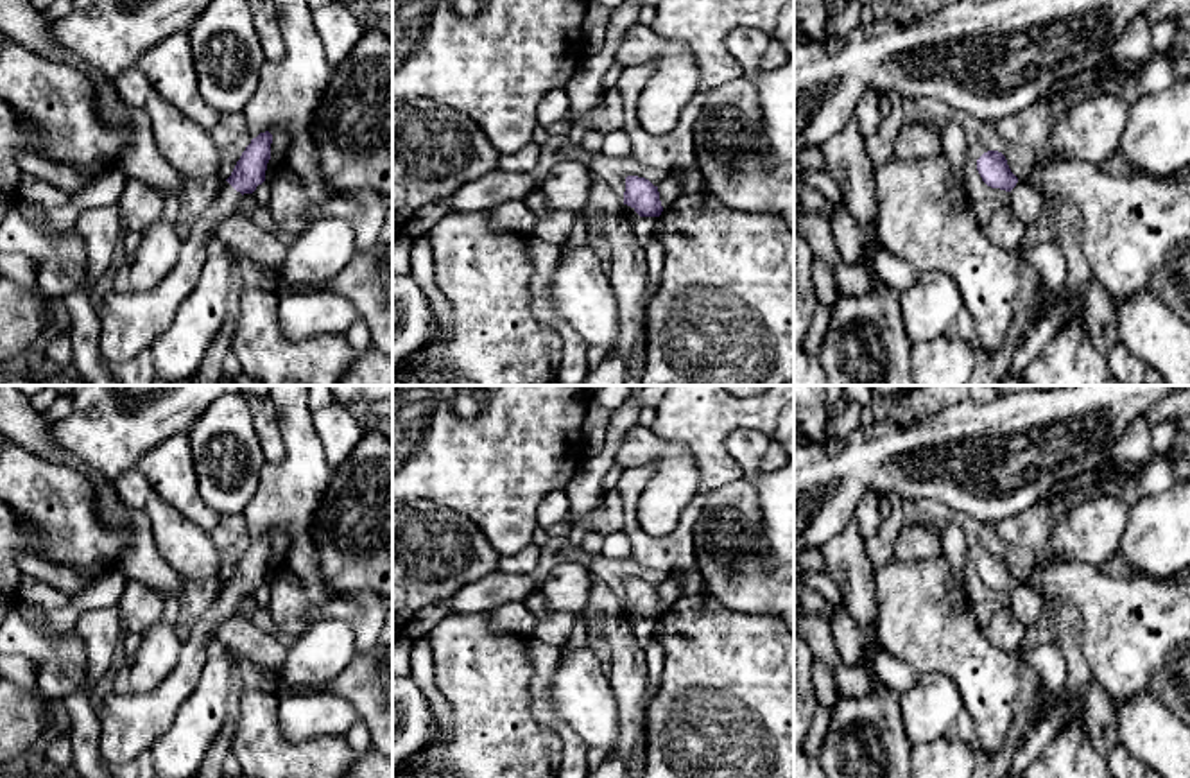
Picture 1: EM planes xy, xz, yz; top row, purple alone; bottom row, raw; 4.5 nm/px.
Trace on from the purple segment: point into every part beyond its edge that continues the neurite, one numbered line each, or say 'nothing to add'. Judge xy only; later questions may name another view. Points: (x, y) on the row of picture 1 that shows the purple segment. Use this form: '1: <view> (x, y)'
1: xy (131, 321)

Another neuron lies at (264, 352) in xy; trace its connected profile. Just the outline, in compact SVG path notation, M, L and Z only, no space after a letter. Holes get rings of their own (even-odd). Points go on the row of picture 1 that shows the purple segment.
M267 285L247 287L231 350L262 385L339 385L357 359L344 333L289 341L278 317L280 296Z

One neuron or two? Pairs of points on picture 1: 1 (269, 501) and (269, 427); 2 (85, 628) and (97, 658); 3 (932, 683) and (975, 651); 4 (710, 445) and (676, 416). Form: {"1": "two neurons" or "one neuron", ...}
{"1": "two neurons", "2": "one neuron", "3": "two neurons", "4": "one neuron"}

